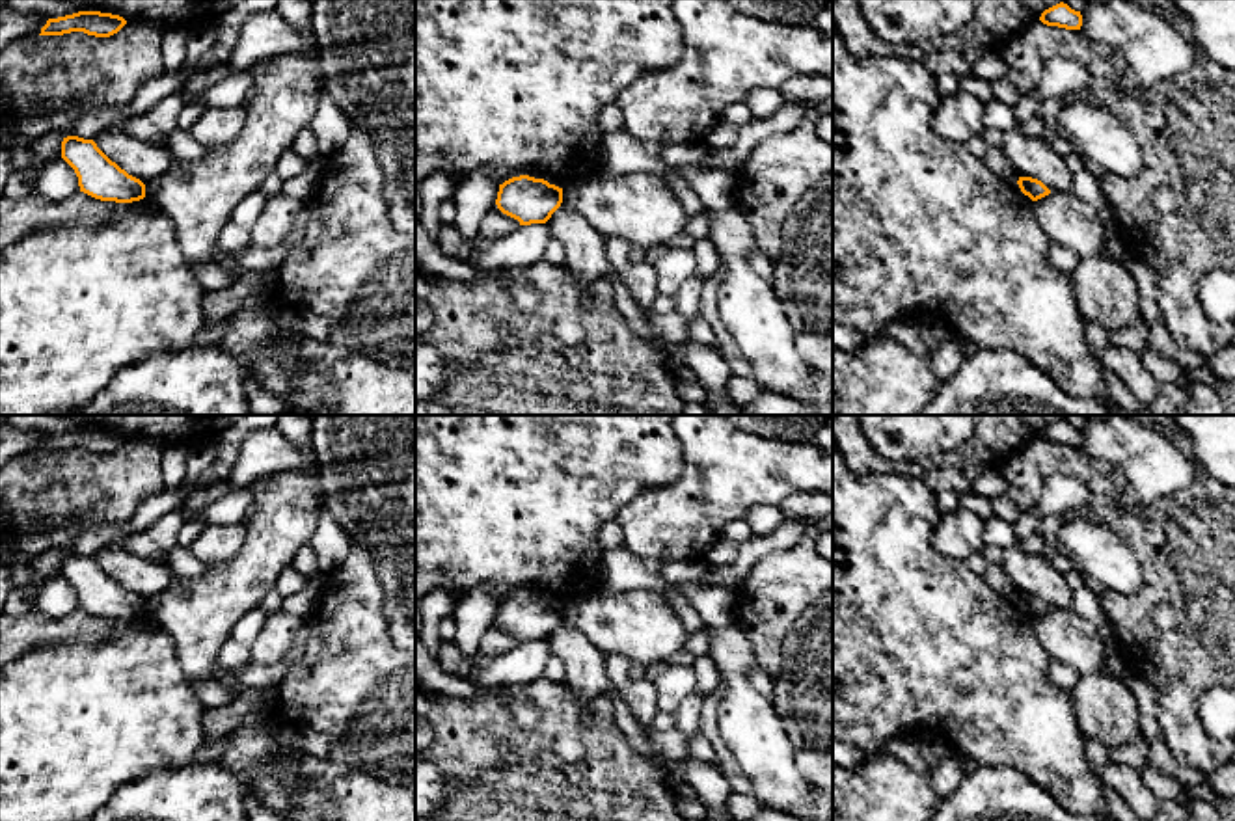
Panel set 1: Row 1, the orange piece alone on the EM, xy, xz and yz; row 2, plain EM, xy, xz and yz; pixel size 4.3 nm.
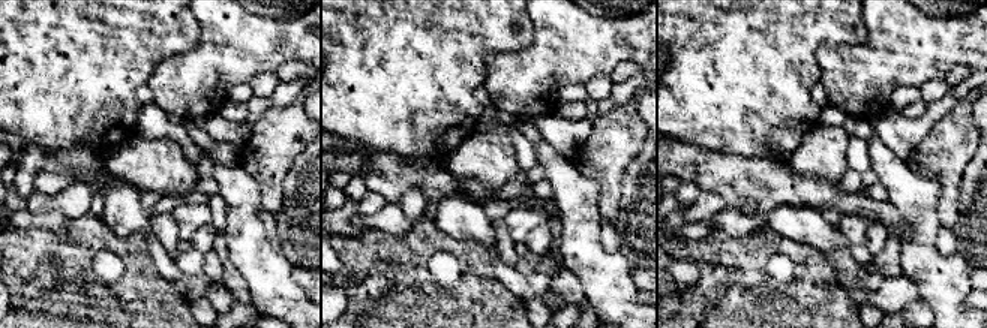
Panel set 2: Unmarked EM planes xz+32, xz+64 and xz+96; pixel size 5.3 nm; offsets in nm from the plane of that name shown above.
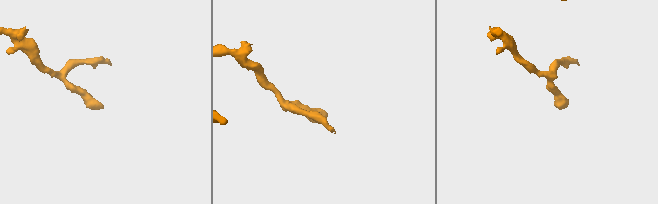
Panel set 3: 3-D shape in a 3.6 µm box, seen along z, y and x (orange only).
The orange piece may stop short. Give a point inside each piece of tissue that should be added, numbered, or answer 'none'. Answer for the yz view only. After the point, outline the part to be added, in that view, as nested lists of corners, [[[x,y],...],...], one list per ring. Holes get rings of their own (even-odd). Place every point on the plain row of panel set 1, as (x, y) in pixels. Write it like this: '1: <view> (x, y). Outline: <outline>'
none

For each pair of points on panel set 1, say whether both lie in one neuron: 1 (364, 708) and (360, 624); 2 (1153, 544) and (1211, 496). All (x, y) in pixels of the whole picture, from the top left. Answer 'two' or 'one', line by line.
1: one
2: one

